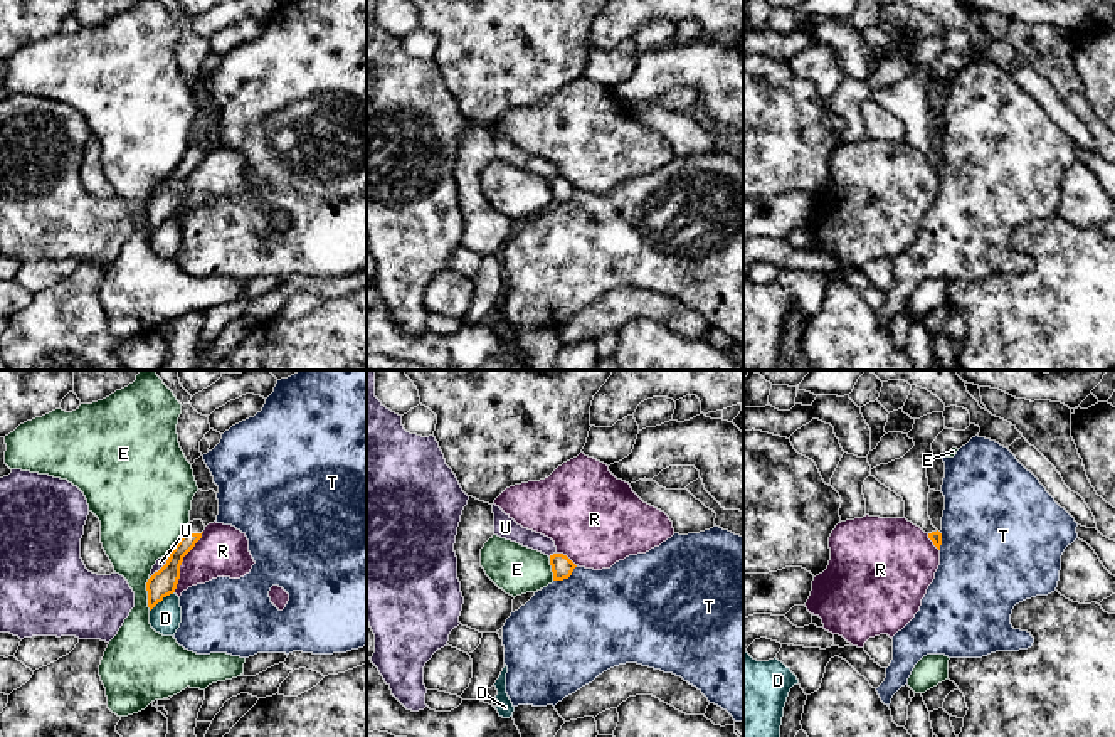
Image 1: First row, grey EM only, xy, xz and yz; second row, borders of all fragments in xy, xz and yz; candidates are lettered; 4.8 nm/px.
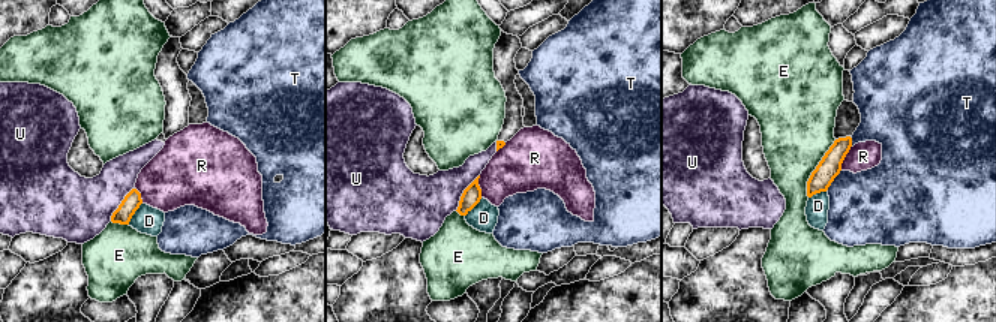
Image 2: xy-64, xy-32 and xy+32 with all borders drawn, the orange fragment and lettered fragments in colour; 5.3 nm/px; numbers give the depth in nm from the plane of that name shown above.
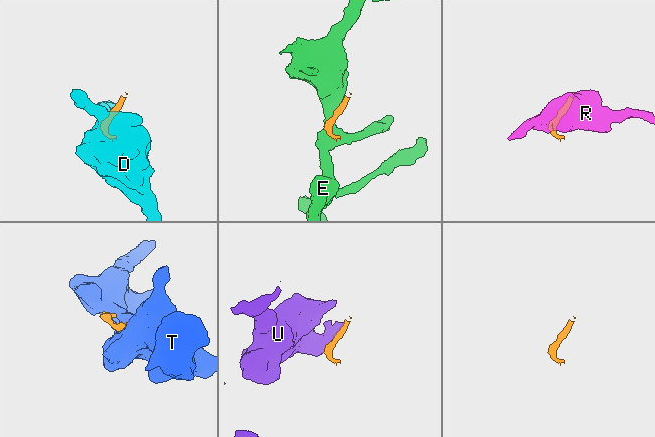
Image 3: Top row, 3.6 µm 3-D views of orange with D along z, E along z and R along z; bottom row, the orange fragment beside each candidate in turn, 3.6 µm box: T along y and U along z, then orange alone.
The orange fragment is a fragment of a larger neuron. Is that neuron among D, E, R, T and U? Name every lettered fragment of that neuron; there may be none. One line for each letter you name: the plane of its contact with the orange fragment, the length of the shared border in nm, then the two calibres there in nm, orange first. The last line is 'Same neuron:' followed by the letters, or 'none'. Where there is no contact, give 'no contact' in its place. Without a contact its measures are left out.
Same neuron: none

